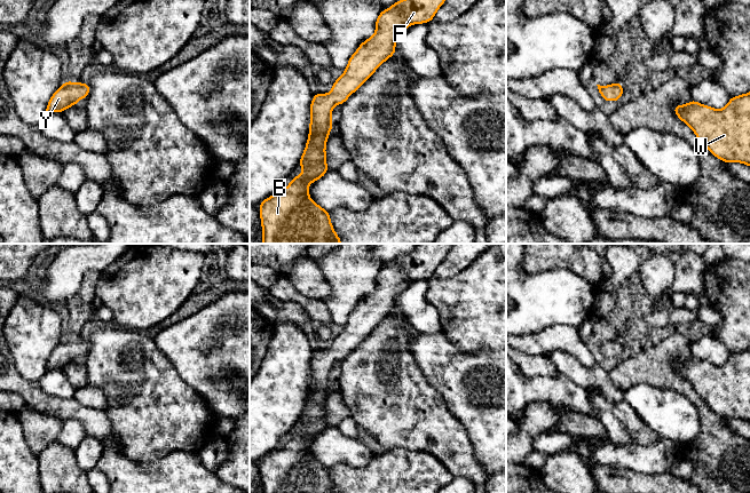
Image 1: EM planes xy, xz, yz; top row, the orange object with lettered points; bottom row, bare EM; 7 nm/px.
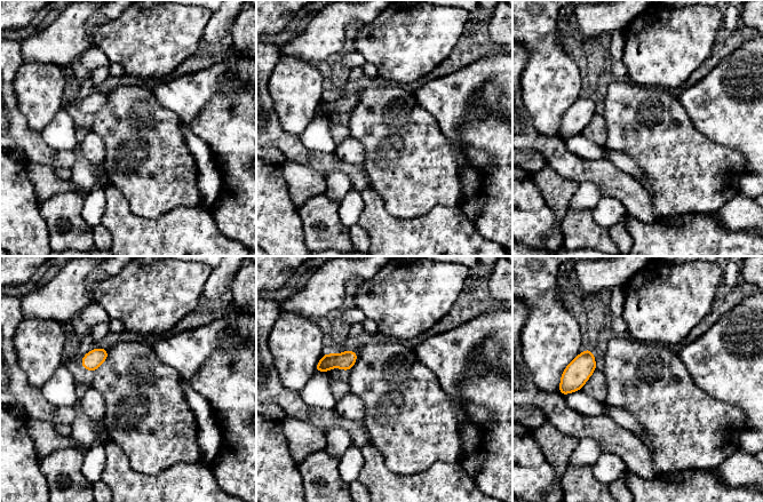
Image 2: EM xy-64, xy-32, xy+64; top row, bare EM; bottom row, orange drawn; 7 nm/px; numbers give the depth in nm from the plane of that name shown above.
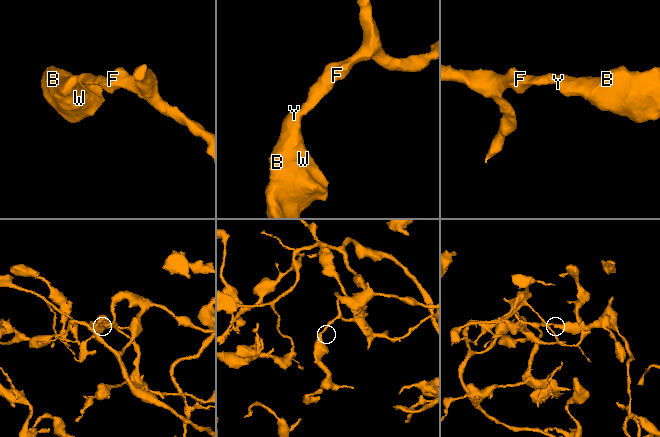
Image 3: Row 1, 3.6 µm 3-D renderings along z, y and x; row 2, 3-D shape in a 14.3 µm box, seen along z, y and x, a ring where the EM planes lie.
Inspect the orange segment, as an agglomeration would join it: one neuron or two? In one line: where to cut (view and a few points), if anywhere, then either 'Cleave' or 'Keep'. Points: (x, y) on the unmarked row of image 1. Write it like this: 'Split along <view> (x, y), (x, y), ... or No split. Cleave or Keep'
No split. Keep

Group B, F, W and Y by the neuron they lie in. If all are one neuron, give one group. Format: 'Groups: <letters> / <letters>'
Groups: B F W Y

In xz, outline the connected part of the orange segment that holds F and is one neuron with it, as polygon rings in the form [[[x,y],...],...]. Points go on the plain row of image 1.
[[[418,244],[413,252],[400,255],[388,265],[380,268],[376,277],[376,289],[363,297],[350,312],[344,331],[333,337],[329,350],[314,350],[310,359],[309,393],[298,421],[303,424],[300,432],[292,432],[292,438],[283,446],[276,447],[270,454],[260,459],[262,493],[339,493],[330,476],[330,468],[315,460],[309,453],[308,442],[329,427],[325,403],[329,390],[333,384],[331,376],[335,360],[342,361],[374,327],[395,309],[395,300],[411,280],[423,280],[433,277],[439,264],[444,260],[453,244]]]

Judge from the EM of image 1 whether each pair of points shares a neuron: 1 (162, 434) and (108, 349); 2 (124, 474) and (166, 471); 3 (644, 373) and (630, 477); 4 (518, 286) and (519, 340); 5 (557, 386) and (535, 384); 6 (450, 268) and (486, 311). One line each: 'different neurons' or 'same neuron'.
1: same neuron
2: same neuron
3: different neurons
4: different neurons
5: same neuron
6: different neurons

